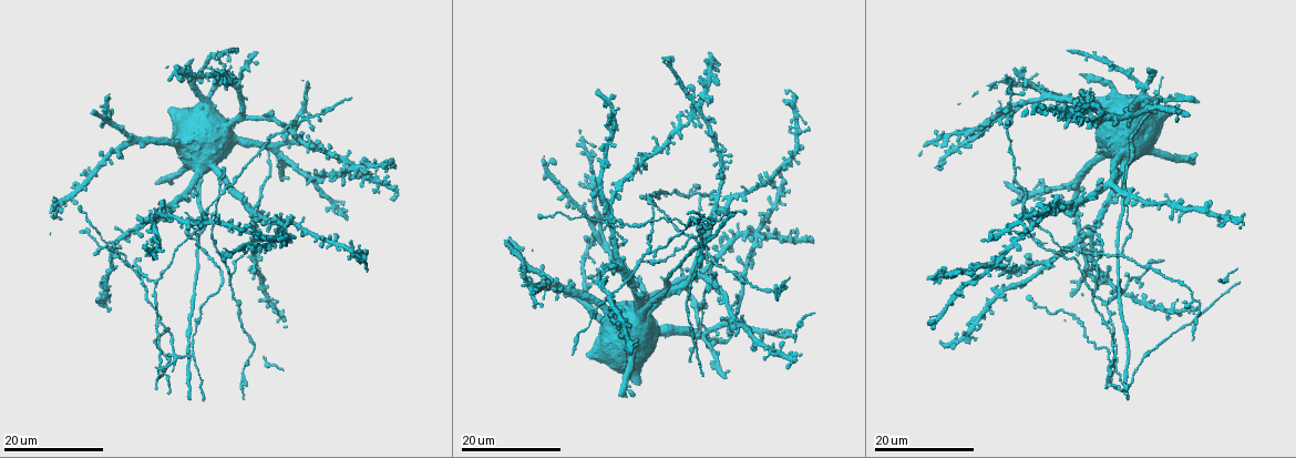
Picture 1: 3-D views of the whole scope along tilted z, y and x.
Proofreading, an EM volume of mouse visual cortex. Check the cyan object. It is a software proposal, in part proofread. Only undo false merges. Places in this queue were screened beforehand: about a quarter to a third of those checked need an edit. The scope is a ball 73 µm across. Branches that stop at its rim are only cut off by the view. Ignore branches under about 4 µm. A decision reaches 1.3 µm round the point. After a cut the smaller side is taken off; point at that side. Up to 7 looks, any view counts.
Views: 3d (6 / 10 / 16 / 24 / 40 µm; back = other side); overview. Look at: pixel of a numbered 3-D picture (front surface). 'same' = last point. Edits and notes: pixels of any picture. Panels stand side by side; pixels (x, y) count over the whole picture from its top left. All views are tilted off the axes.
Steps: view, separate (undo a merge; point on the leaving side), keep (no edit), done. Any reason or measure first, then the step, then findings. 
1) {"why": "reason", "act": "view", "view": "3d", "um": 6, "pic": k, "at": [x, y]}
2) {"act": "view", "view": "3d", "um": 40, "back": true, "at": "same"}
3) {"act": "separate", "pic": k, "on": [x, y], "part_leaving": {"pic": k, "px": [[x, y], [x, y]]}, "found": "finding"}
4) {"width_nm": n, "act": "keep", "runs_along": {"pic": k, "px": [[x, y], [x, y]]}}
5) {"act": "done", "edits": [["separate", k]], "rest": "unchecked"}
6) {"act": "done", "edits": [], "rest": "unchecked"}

{"why": "calibre changes", "act": "view", "view": "3d", "um": 16, "pic": 1, "at": [169, 360]}

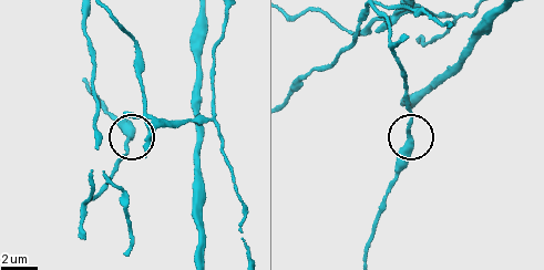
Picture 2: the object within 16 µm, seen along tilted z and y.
{"act": "view", "view": "3d", "um": 10, "pic": 2, "at": [128, 134]}

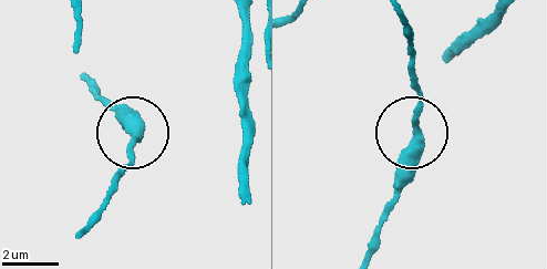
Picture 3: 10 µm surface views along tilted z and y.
{"act": "keep", "found": "all the same neuron"}

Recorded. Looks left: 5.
{"why": "four arms meet", "act": "view", "view": "3d", "um": 24, "pic": 1, "at": [1105, 300]}

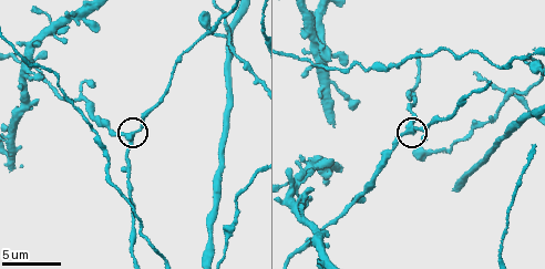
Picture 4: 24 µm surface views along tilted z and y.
{"why": "closer look", "act": "view", "view": "3d", "um": 6, "pic": 4, "at": [411, 129]}

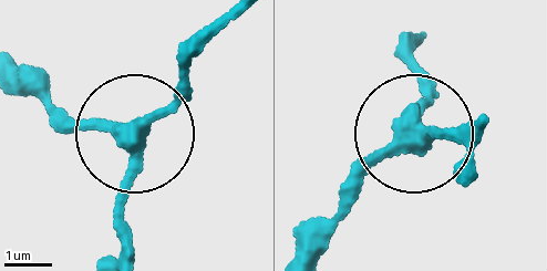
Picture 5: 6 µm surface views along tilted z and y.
{"act": "view", "view": "3d", "um": 6, "back": true, "pic": 5, "at": [417, 142]}

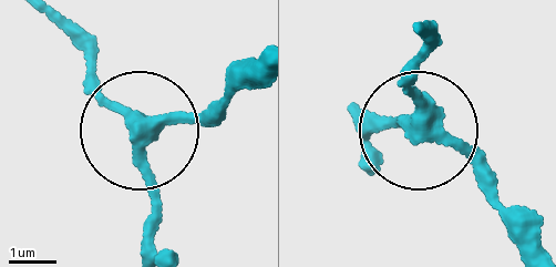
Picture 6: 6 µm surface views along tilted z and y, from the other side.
{"arms": 4, "act": "keep", "found": "all the same neuron"}

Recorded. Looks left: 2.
{"why": "a fork", "act": "view", "view": "3d", "um": 24, "pic": 1, "at": [712, 257]}

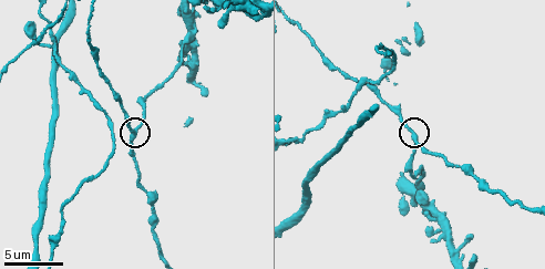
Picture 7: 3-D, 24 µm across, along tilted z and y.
{"why": "closer look", "act": "view", "view": "3d", "um": 6, "pic": 7, "at": [415, 133]}

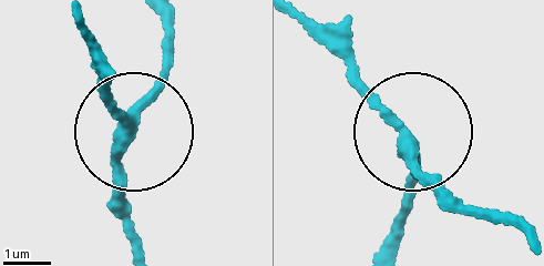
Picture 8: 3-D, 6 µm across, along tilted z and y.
{"side_arm_um": 34, "act": "keep", "runs_along": {"pic": 8, "px": [[168, 10], [160, 84], [114, 169], [125, 232]]}, "found": "continuous, no second neuron"}

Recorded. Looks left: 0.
{"act": "done", "edits": [], "rest": "unchecked"}

